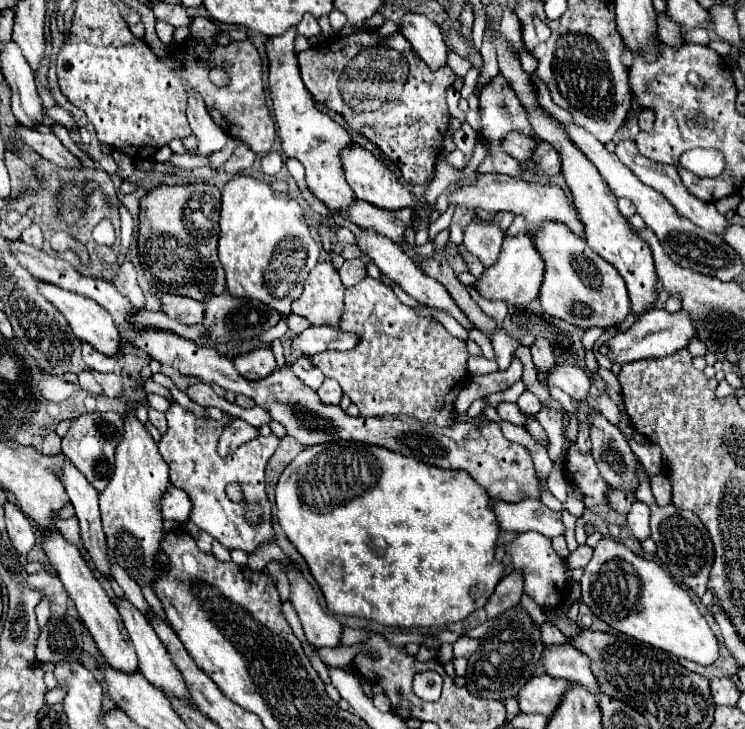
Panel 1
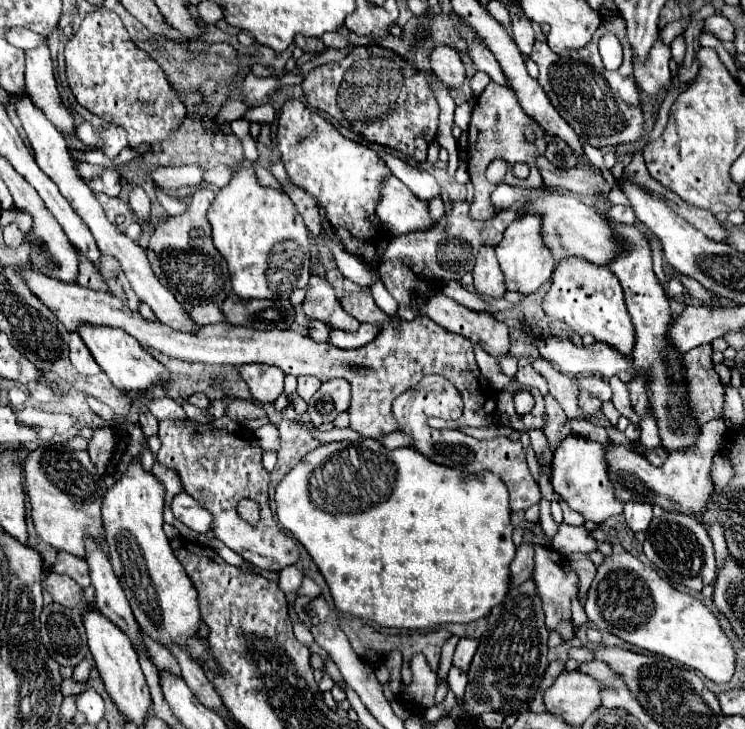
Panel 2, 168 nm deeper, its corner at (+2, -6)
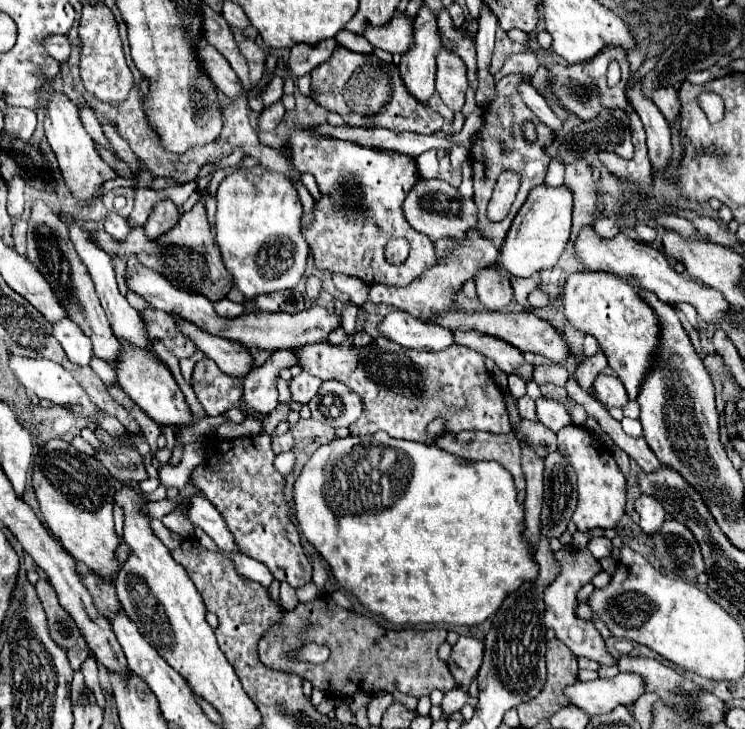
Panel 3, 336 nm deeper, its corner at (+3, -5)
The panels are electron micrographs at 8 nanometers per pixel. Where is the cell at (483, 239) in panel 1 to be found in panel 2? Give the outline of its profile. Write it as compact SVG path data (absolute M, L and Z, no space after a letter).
M482 245L482 249L478 249L472 275L474 275L474 287L484 295L502 297L502 293L506 291L504 275L496 261L496 253L492 245Z

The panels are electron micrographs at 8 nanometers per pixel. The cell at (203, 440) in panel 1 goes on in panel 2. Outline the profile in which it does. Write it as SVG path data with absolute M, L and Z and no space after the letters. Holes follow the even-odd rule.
M224 413L220 419L212 419L210 423L196 423L192 419L182 421L166 419L160 421L158 439L162 441L162 447L156 459L166 469L172 469L180 477L182 489L190 497L200 501L206 511L210 511L212 515L210 531L214 533L214 537L218 537L244 561L260 569L282 571L284 567L298 561L296 541L274 523L272 511L268 507L270 475L262 465L264 451L256 441L252 449L252 433L248 429L232 421L228 413ZM244 497L254 499L262 509L260 523L256 527L246 525L236 513L236 505Z

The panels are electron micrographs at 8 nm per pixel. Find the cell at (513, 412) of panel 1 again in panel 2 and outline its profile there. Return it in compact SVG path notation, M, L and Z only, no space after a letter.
M540 393L536 395L536 407L530 413L522 415L520 421L524 423L526 429L540 429L544 425L544 401L542 401Z

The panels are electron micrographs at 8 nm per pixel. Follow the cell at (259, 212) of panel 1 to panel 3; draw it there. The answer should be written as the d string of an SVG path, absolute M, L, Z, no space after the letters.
M263 166L253 168L239 168L231 172L217 190L217 236L215 242L221 248L221 256L229 272L233 274L233 280L237 288L253 300L255 296L275 292L275 290L291 290L297 286L301 276L305 274L307 254L309 246L301 234L301 216L303 206L299 202L297 190L291 184L291 180L285 174L271 172Z

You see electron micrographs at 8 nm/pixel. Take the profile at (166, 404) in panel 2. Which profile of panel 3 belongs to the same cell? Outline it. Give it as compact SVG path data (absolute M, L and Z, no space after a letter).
M93 356L90 366L105 384L118 386L115 371L110 363Z

